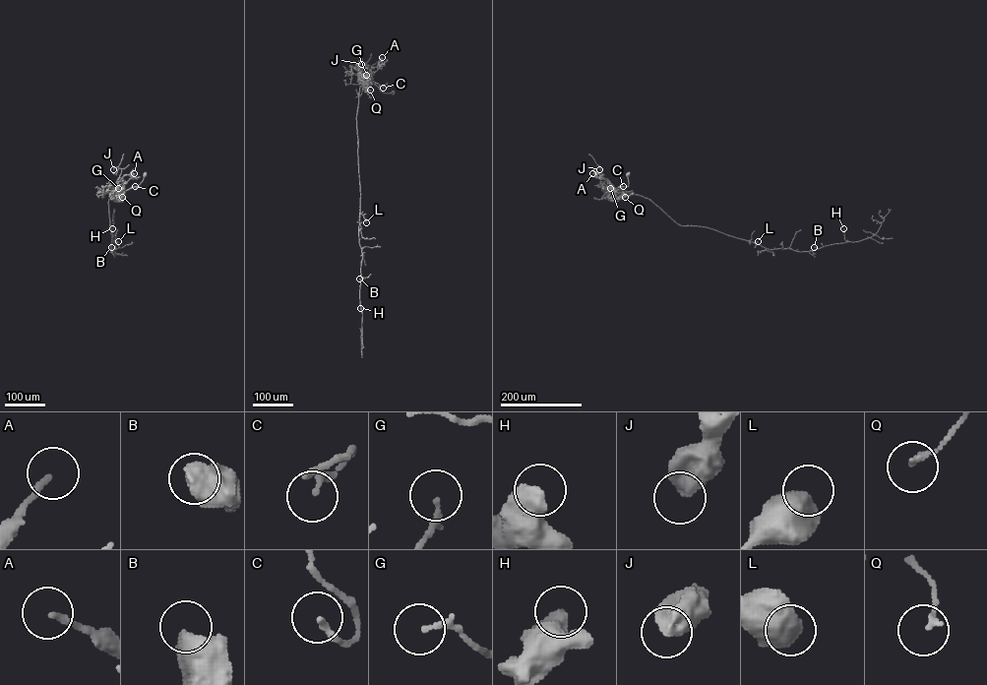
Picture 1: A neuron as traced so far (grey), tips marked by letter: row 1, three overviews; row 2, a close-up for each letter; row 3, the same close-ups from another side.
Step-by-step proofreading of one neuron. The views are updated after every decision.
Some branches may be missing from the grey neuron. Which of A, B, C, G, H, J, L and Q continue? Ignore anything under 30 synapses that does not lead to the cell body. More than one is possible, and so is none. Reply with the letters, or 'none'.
none

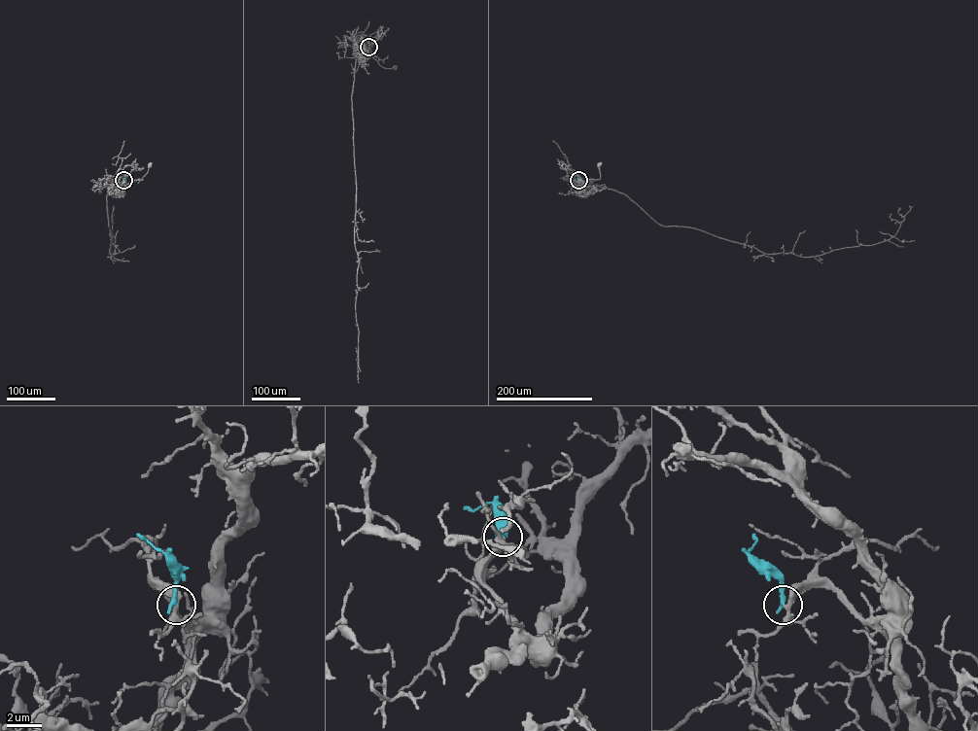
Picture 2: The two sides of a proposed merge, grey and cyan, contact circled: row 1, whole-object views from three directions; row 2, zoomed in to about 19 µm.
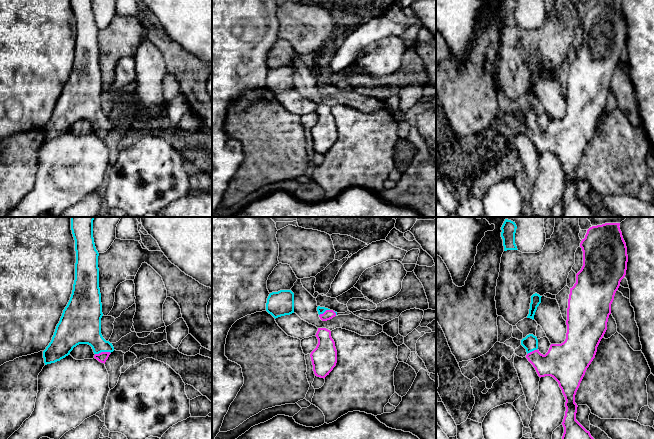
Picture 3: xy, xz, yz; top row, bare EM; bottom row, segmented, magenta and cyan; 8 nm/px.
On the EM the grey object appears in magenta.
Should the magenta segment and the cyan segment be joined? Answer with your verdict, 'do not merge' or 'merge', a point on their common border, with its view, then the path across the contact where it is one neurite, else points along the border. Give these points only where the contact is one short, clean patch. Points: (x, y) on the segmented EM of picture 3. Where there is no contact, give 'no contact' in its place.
merge | xy (102, 352) | across xy (103, 356), (102, 352), (99, 344), (84, 327)

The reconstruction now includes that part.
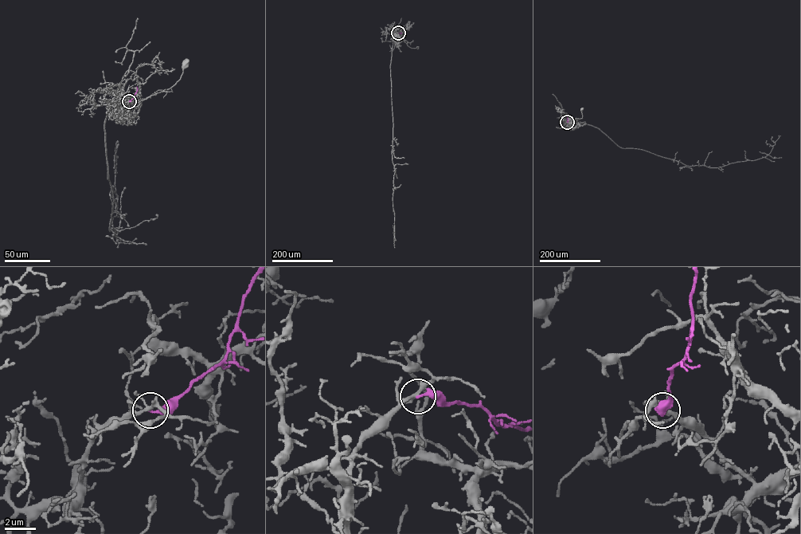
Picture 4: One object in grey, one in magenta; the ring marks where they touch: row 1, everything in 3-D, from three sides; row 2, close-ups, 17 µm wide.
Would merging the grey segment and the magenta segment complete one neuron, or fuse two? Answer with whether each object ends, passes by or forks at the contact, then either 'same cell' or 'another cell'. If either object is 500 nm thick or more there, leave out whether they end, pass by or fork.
grey forks; magenta ends; another cell

